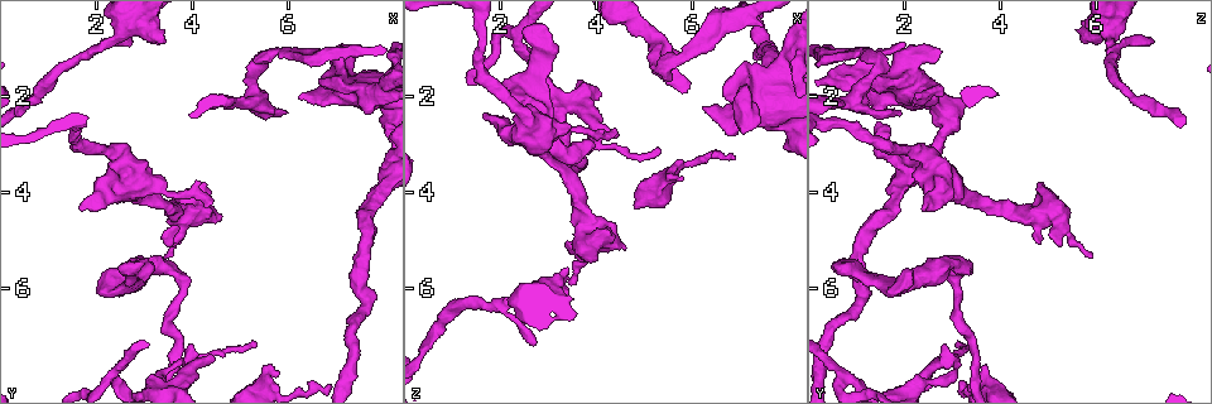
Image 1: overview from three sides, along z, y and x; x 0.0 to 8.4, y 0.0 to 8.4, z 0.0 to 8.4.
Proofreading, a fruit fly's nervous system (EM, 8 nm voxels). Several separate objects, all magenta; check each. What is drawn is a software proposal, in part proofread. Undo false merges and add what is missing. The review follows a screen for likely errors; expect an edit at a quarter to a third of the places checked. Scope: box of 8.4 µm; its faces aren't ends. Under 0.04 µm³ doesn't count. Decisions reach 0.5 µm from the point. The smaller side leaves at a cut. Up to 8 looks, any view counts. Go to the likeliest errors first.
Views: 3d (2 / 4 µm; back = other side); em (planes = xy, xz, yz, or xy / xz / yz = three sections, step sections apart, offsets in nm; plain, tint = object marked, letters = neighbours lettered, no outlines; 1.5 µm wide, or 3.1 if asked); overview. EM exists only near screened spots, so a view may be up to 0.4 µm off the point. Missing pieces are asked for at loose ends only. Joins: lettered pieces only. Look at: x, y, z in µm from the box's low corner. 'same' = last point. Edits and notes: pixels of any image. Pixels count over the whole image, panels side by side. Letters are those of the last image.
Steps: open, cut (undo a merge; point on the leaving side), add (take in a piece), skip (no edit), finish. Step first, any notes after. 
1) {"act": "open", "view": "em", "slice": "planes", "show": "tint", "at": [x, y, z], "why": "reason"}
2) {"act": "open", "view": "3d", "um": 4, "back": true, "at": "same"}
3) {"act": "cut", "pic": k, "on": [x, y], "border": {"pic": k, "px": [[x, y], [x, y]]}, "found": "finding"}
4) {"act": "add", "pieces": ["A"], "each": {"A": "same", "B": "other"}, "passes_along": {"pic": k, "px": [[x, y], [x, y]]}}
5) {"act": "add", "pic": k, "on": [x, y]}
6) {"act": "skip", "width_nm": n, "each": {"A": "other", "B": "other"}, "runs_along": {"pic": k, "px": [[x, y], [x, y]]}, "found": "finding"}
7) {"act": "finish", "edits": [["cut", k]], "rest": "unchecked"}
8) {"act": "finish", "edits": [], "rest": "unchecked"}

{"act": "open", "view": "em", "slice": "xz", "step": 8, "show": "tint", "at": [2.80, 0.90, 7.20], "why": "thin end"}

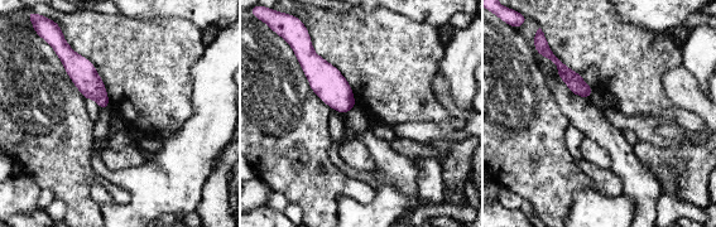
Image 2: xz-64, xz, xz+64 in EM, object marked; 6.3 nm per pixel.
{"act": "open", "view": "em", "slice": "xz", "step": 8, "show": "letters", "at": "same"}

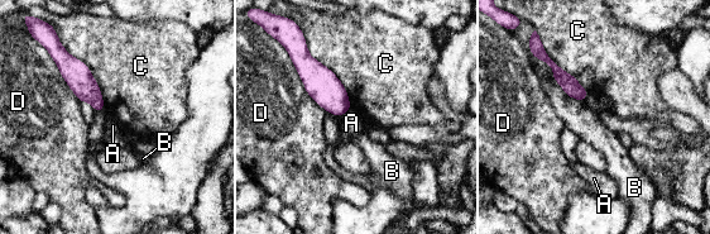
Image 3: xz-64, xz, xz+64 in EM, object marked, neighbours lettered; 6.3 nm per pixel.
{"act": "skip", "each": {"A": "other", "B": "other", "C": "other", "D": "other"}, "runs_along": {"pic": 3, "px": [[550, 62], [581, 98]]}, "found": "none of them fits"}

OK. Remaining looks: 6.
{"act": "open", "view": "em", "slice": "xz", "step": 8, "show": "letters", "at": [3.45, 5.30, 5.90], "why": "free end"}

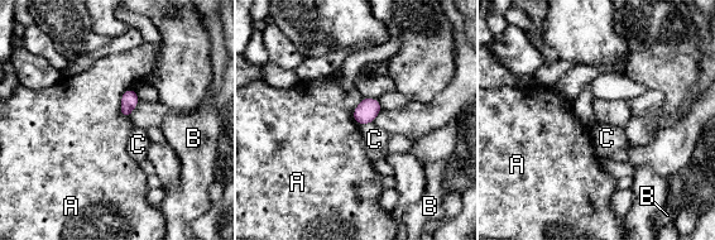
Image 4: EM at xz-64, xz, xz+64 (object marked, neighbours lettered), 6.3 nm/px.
{"act": "skip", "each": {"A": "other", "B": "other", "C": "other"}, "border": {"pic": 4, "px": [[128, 87], [120, 105], [126, 119]]}, "found": "no lettered piece goes on from it"}

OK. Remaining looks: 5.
{"act": "open", "view": "3d", "um": 2, "at": [4.35, 4.30, 2.65], "why": "thin end"}

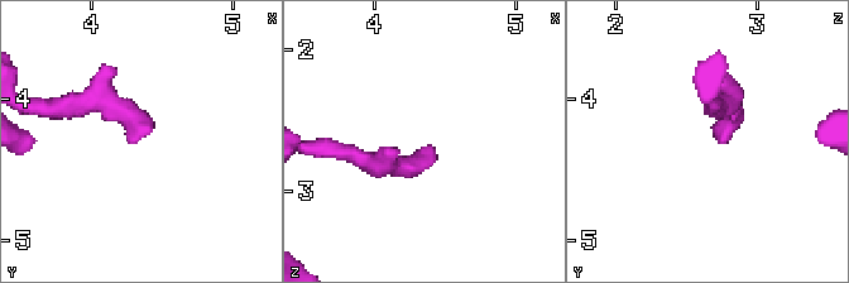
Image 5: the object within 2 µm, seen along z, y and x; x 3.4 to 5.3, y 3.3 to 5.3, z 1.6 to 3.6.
{"act": "open", "view": "em", "slice": "planes", "show": "plain", "at": [4.34, 4.32, 2.72], "why": "shape alone is not enough"}

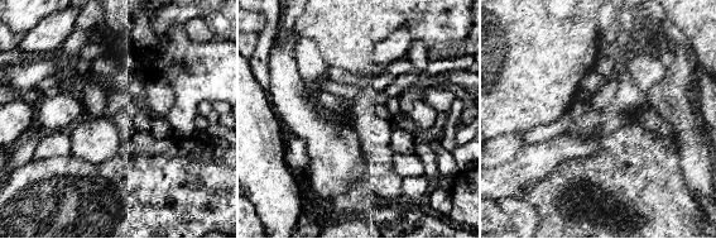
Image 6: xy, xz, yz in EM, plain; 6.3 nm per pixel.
{"act": "open", "view": "em", "slice": "planes", "show": "letters", "at": "same"}

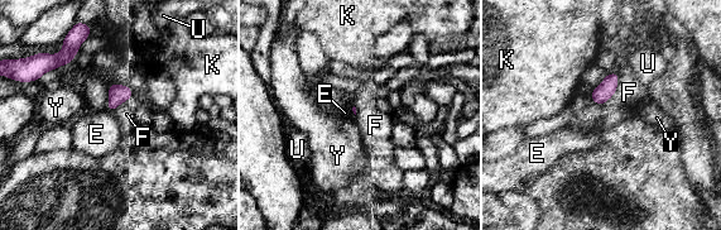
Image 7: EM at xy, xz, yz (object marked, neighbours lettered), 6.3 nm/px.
{"act": "skip", "each": {"E": "other", "F": "other", "K": "other", "U": "other", "Y": "other"}, "border": {"pic": 7, "px": [[618, 71], [616, 91], [594, 104]]}, "found": "no lettered piece goes on from it"}

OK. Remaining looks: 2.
{"act": "finish", "edits": [], "rest": "unchecked"}

